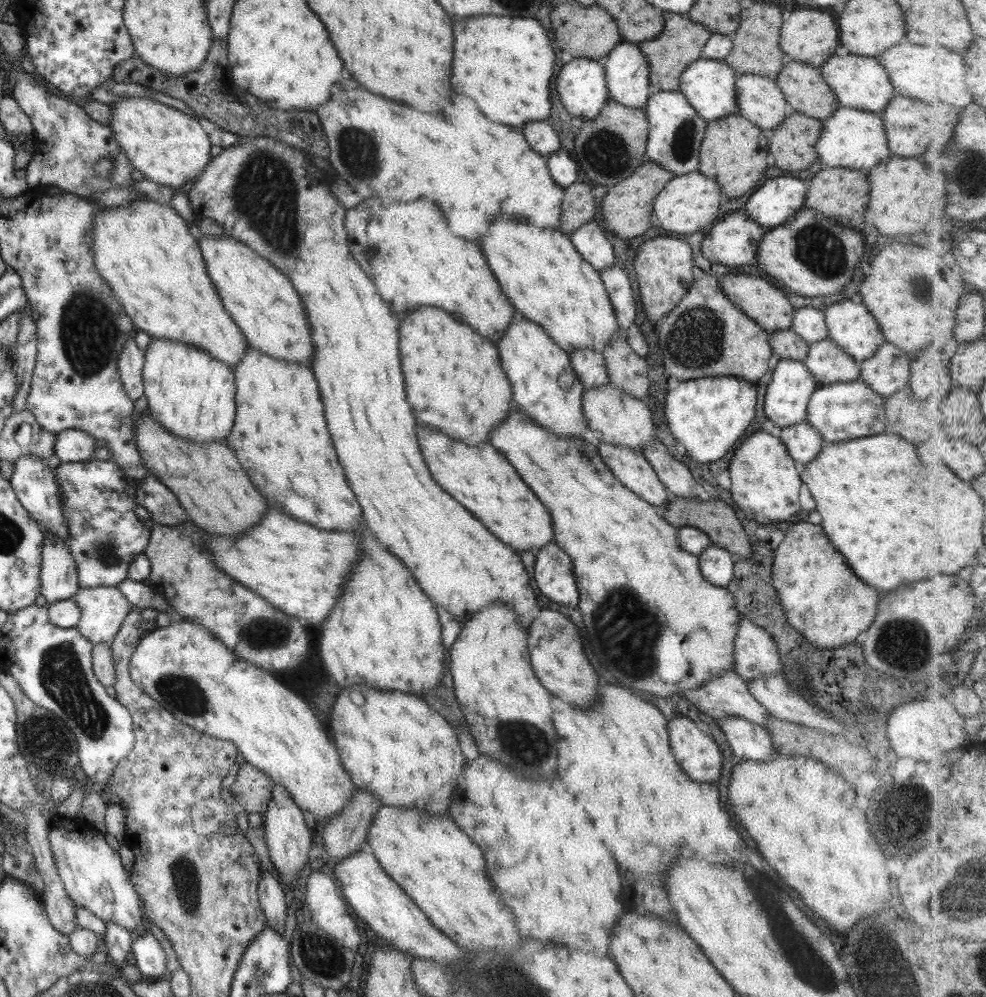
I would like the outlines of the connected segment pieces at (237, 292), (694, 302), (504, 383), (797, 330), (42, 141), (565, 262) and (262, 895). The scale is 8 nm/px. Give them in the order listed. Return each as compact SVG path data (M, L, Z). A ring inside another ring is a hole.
M226 235L201 236L197 242L205 271L217 291L221 305L243 332L249 346L275 360L281 358L307 366L313 354L309 323L303 303L291 281L254 250L236 242L234 238Z
M701 274L701 278L695 278L689 285L682 300L663 317L659 326L659 348L663 366L673 380L731 376L755 384L767 372L767 361L772 357L768 343L770 335L723 296L715 278Z
M415 308L411 314L407 312L398 323L398 335L406 400L416 424L435 426L433 422L437 418L445 418L449 424L453 420L453 426L429 430L469 446L487 442L489 432L507 418L513 404L511 387L499 366L495 346L437 308Z
M794 308L789 329L808 345L827 338L823 312L815 308Z
M20 71L17 73L16 78L11 97L14 98L18 107L29 117L32 125L30 138L33 151L25 167L24 178L29 187L38 185L56 186L61 191L84 198L84 200L89 200L90 202L95 202L100 208L113 208L113 206L117 208L119 204L125 206L127 202L133 202L135 198L144 196L143 193L139 193L131 188L130 185L134 182L130 177L131 165L123 152L119 150L117 144L115 144L107 125L91 120L81 107L65 100L62 95L57 95L48 87L41 86L32 75ZM99 158L107 158L112 163L109 174L103 178L97 176L93 171L93 166Z
M517 218L507 222L497 220L487 228L485 238L481 238L481 252L487 260L486 264L491 268L491 273L495 274L501 291L515 306L515 310L521 312L525 319L541 326L547 336L568 355L575 348L587 348L601 353L603 346L617 333L617 319L605 293L605 287L599 279L599 273L581 259L581 255L571 245L569 237L559 230L537 228Z
M261 873L257 894L265 922L283 935L285 912L287 912L286 900L288 899L283 883L273 874Z

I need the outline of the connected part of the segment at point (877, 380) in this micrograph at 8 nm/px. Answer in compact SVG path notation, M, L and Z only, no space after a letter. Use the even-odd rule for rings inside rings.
M883 344L873 356L858 363L858 380L869 384L877 394L889 396L895 390L907 386L910 376L909 357L895 346Z

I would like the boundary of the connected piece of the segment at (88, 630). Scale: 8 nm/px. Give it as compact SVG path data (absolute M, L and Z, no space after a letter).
M117 587L78 588L72 598L81 612L76 629L93 645L111 642L133 607Z

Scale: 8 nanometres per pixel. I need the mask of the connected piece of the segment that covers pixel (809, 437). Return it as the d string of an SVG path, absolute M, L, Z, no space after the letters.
M805 421L780 428L779 440L797 465L809 464L823 448L821 435Z

